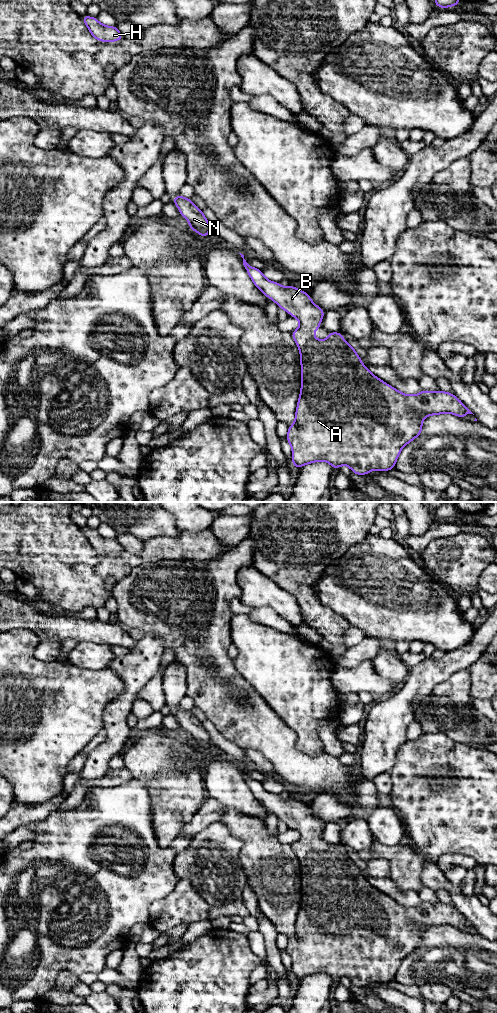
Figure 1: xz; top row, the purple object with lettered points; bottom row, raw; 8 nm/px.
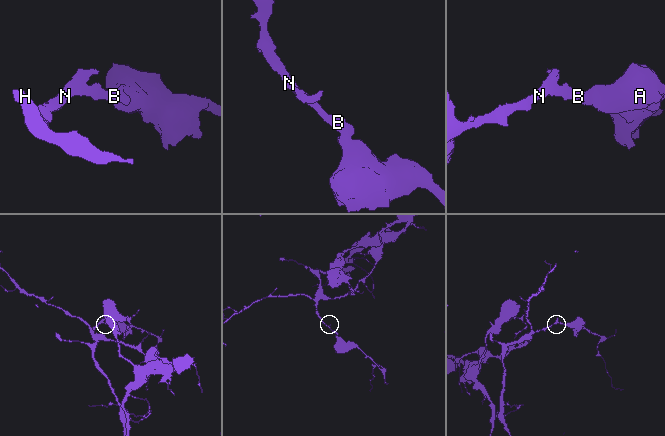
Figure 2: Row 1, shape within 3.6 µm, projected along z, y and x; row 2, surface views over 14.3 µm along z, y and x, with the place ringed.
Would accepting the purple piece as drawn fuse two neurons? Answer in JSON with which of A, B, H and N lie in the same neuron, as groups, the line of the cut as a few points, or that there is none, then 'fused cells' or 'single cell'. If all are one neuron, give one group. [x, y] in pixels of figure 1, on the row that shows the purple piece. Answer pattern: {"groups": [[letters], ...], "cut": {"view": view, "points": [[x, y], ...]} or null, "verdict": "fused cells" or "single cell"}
{"groups": [["A", "B", "H", "N"]], "cut": null, "verdict": "single cell"}

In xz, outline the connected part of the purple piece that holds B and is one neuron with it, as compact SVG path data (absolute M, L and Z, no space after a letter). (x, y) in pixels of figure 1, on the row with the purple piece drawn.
M239 253L243 258L243 265L250 276L254 285L264 294L265 297L272 299L279 308L285 310L290 314L291 317L295 317L300 321L300 327L291 332L291 336L296 342L296 345L300 351L300 363L301 363L301 391L299 395L299 399L297 401L297 408L295 413L295 422L293 425L288 426L288 432L286 440L291 445L292 448L292 466L299 468L305 466L307 464L318 462L318 461L326 461L328 462L333 469L338 469L341 465L347 465L353 473L363 476L368 474L370 471L389 471L395 468L397 458L404 446L414 440L416 437L420 436L422 433L422 424L423 419L426 416L430 415L439 415L444 413L451 413L460 418L464 418L468 414L473 414L464 404L455 396L455 394L451 394L442 390L438 390L436 392L422 390L420 393L416 395L406 395L393 386L388 385L381 379L377 378L374 374L372 374L367 367L362 363L361 358L355 352L354 347L351 346L347 341L343 339L343 334L340 332L329 332L327 339L325 341L320 339L313 338L313 330L317 331L317 335L319 334L318 329L320 327L321 321L324 317L325 311L322 310L319 306L315 305L314 302L310 299L310 295L307 292L304 292L298 288L295 288L291 284L284 288L278 282L272 282L265 278L262 270L254 268L250 266L246 260L244 259L244 255Z

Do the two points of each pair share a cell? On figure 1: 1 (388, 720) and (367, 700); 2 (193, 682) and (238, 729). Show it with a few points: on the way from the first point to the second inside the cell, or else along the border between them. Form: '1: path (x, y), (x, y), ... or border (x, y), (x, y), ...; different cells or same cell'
1: border (373, 703), (368, 707); different cells
2: path (205, 691), (231, 717); same cell

